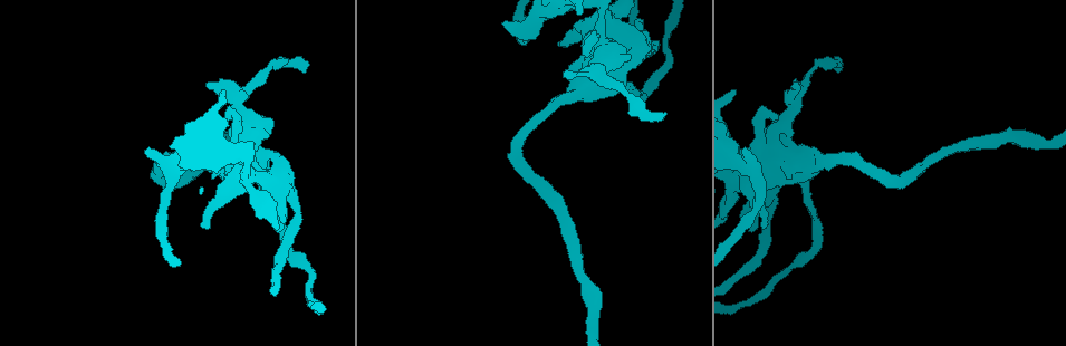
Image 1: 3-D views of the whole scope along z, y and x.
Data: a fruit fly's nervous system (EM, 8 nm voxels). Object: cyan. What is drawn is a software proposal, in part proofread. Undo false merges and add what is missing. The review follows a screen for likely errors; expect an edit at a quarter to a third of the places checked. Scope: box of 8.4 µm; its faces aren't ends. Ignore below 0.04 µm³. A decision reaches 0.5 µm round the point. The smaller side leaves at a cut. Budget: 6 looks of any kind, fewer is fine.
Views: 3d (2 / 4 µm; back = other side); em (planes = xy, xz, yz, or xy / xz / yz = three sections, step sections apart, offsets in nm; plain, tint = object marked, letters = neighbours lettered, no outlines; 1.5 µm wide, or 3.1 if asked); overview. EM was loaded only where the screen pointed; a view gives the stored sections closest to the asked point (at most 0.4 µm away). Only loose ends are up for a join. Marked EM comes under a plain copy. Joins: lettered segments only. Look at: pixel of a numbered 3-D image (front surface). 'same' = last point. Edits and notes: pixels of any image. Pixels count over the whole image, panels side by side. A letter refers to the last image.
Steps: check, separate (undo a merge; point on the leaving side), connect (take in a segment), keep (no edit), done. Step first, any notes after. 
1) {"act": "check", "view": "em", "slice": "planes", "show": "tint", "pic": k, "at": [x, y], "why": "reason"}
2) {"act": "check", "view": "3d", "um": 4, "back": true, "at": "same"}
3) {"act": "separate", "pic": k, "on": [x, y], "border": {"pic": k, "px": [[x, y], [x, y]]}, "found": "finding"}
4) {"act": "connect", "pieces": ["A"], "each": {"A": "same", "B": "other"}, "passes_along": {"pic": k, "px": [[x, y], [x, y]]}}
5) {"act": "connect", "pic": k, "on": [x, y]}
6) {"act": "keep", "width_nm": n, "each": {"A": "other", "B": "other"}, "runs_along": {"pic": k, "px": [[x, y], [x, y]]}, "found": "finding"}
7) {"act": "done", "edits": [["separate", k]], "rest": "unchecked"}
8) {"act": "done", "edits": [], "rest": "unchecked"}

{"act": "check", "view": "em", "slice": "planes", "show": "letters", "pic": 1, "at": [745, 150], "why": "an open end"}

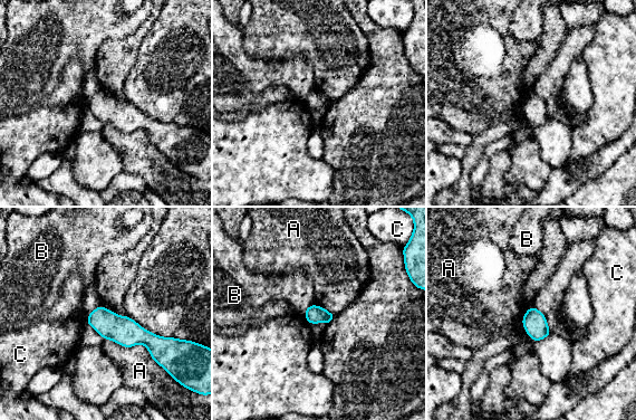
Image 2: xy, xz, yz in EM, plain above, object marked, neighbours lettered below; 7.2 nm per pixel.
{"act": "keep", "each": {"A": "other", "B": "other", "C": "other"}, "runs_along": {"pic": 2, "px": [[89, 320], [162, 349]]}, "found": "no lettered segment goes on from it"}

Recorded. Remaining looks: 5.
{"act": "check", "view": "3d", "um": 4, "back": true, "pic": 1, "at": [562, 41], "why": "an open end"}

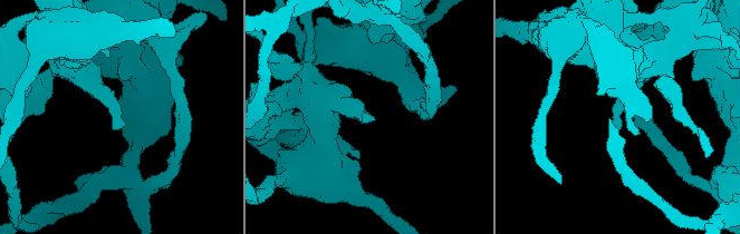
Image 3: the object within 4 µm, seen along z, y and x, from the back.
{"act": "check", "view": "em", "slice": "xz", "step": 4, "show": "letters", "pic": 3, "at": [618, 128]}

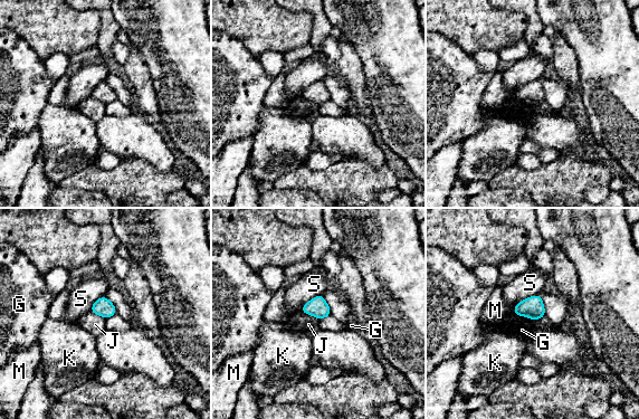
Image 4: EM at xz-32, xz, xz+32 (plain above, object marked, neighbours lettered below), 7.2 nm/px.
{"act": "keep", "width_nm": 140, "each": {"G": "other", "J": "other", "K": "other", "M": "other", "S": "other"}, "border": {"pic": 4, "px": [[331, 314], [320, 320]]}, "found": "none of them fits"}

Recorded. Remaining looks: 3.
{"act": "check", "view": "3d", "um": 2, "pic": 1, "at": [277, 231], "why": "free end"}

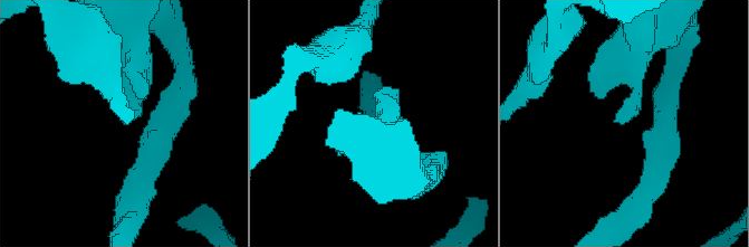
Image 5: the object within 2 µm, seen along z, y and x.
{"act": "check", "view": "em", "slice": "xy", "step": 4, "show": "tint", "pic": 5, "at": [620, 123], "why": "need the tissue"}

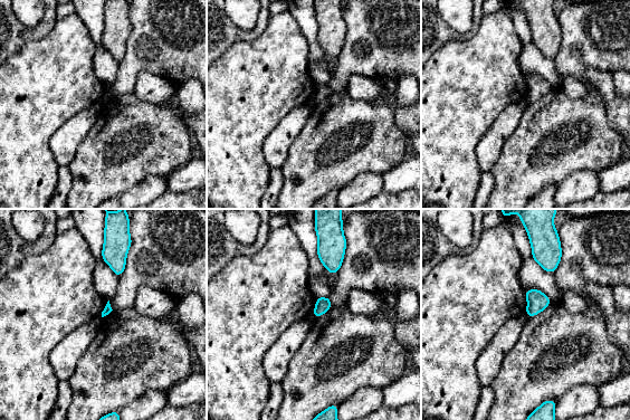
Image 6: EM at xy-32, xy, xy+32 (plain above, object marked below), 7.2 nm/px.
{"act": "check", "view": "em", "slice": "xy", "step": 4, "show": "letters", "at": "same"}

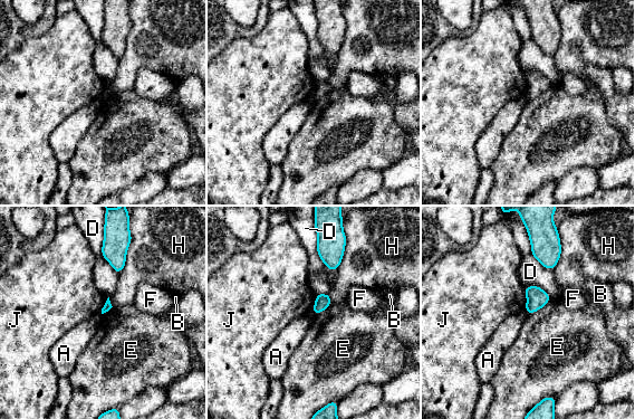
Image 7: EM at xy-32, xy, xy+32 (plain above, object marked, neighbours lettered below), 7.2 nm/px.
{"act": "keep", "each": {"A": "other", "B": "other", "D": "other", "E": "other", "F": "other", "H": "other", "J": "other"}, "found": "no lettered segment goes on from it"}

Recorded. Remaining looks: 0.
{"act": "done", "edits": [], "rest": "unchecked"}

